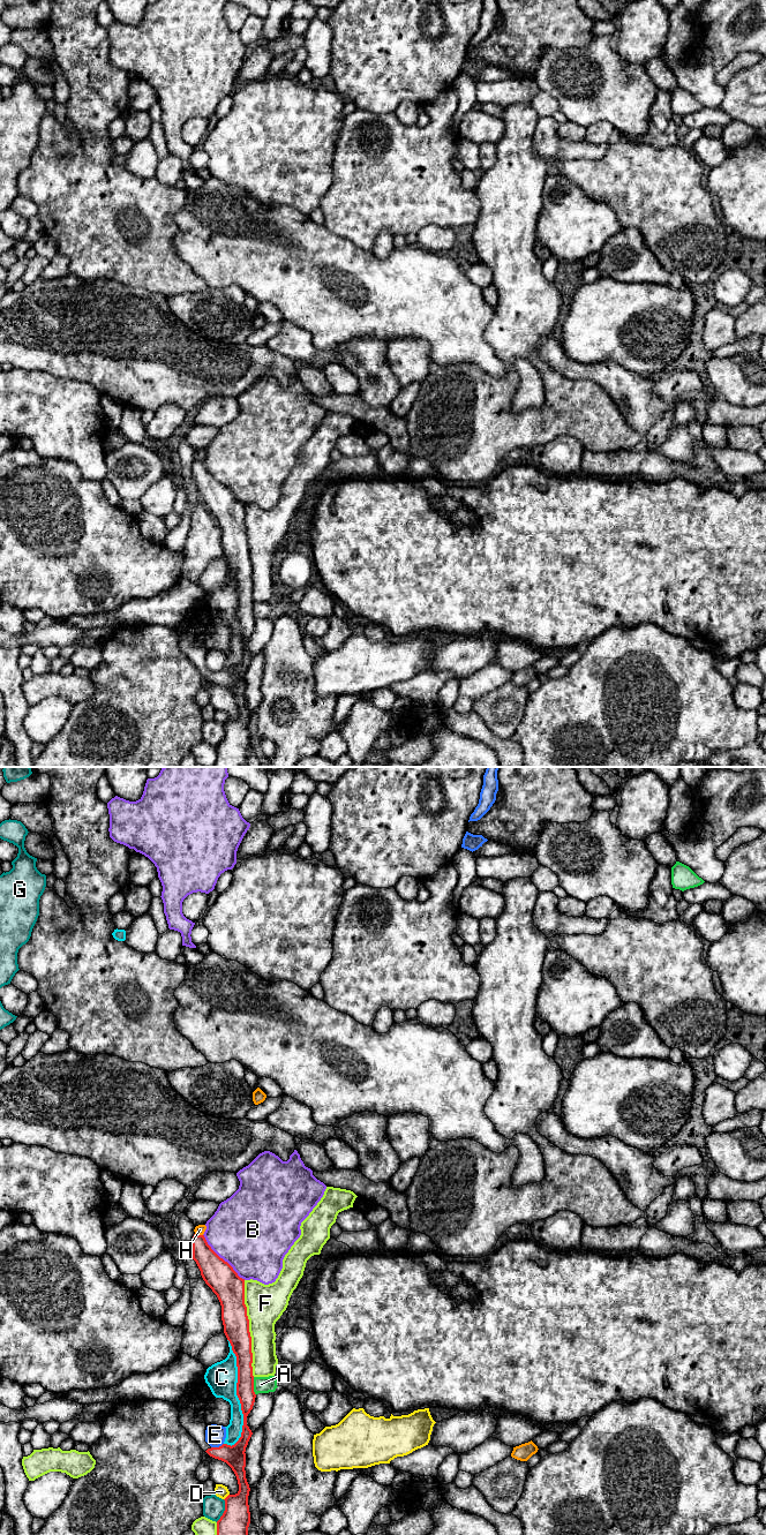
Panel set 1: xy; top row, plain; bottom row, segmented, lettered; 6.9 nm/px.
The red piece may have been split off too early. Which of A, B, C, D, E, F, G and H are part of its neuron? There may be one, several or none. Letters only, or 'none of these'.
none of these

